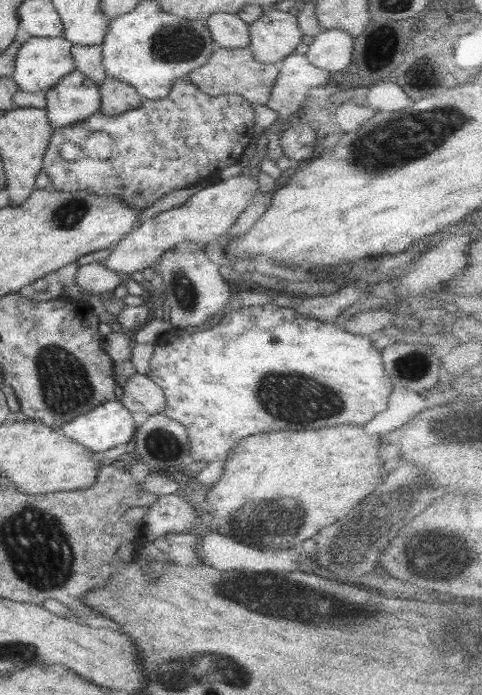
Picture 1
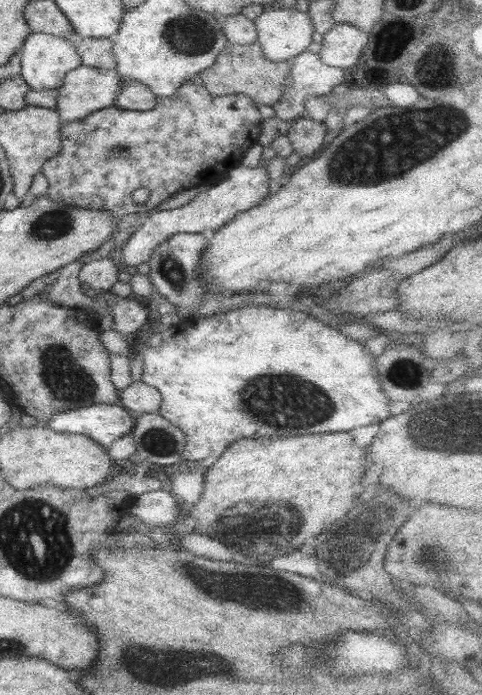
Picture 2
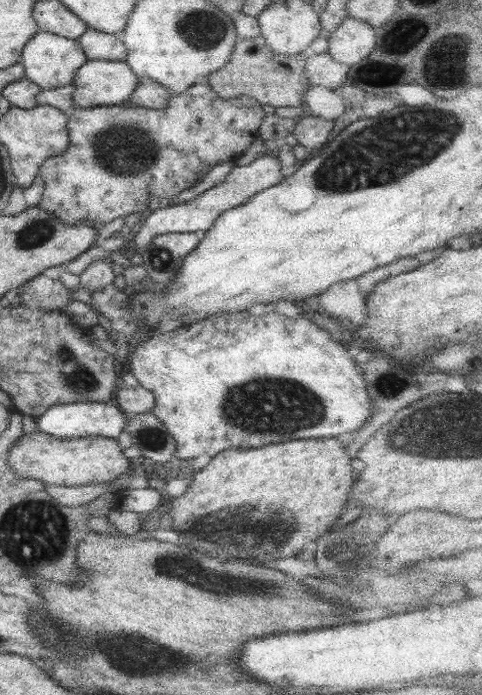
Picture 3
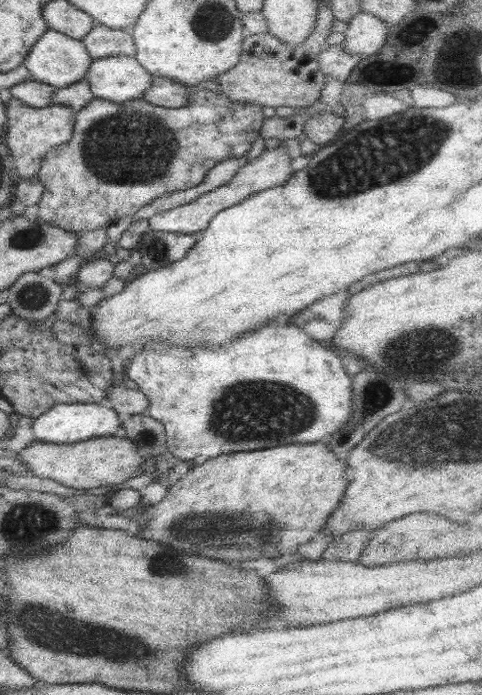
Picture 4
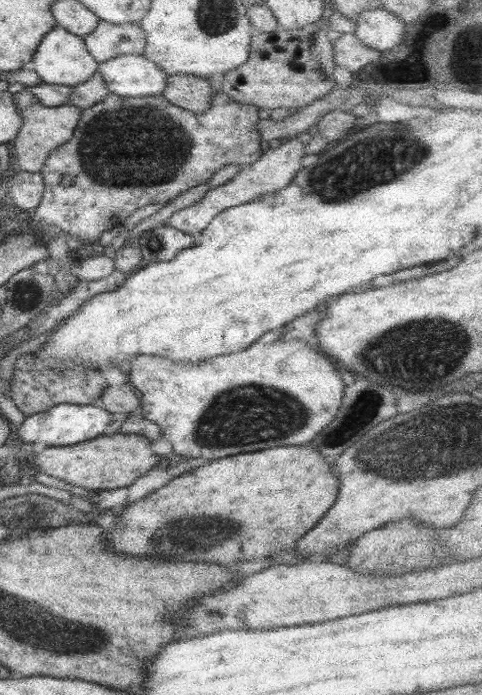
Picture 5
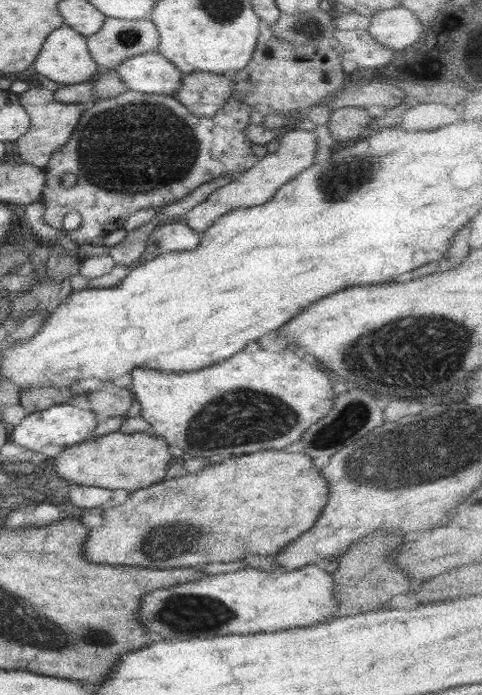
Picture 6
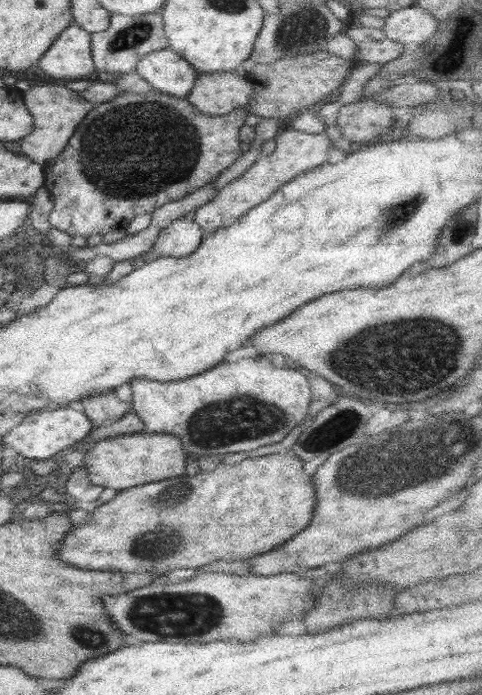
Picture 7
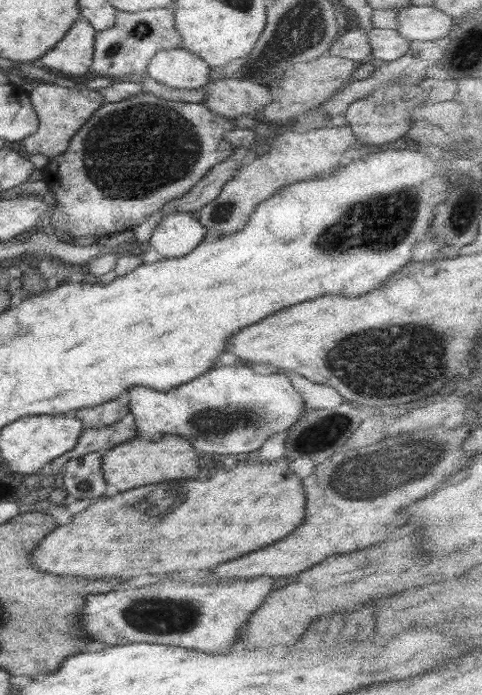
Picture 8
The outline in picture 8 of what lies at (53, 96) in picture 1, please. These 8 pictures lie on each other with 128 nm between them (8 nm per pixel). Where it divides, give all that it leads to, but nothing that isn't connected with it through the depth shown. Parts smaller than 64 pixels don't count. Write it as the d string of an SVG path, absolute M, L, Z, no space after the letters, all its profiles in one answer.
M184 48L158 51L150 59L147 72L160 84L190 91L208 85L212 68L202 58Z

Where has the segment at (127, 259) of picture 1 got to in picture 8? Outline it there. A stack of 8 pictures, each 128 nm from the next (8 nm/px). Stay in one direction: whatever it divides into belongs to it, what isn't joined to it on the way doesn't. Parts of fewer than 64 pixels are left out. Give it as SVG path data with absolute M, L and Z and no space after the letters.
M329 125L310 130L294 129L275 136L270 143L269 151L242 165L237 173L224 184L223 191L199 209L195 216L200 224L207 228L207 234L212 237L238 232L248 224L256 205L263 200L268 200L282 187L303 180L318 180L334 174L334 171L341 166L342 154L346 150L355 148L355 142L359 145L348 125L332 126L332 128Z

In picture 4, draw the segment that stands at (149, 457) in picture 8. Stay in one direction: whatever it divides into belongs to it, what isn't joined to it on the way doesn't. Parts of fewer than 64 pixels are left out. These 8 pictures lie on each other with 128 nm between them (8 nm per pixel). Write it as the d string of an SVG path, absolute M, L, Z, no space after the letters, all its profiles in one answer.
M114 435L94 437L77 443L54 444L38 441L15 456L24 461L33 475L57 480L60 484L74 489L118 486L137 475L138 468L145 462L137 444L126 436L120 438Z

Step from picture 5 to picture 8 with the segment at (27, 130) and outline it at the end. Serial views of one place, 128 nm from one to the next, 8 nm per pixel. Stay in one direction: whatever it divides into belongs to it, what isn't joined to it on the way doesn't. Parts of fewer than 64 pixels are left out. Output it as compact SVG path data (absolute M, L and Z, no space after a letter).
M38 84L28 87L28 96L38 115L39 127L33 135L21 141L30 156L44 154L49 159L62 154L77 130L105 103L97 90L87 89L85 86L62 88L54 84Z

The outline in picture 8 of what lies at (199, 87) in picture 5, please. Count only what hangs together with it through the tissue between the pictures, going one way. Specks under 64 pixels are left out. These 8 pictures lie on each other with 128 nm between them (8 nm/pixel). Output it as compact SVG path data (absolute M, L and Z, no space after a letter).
M219 78L208 82L204 106L217 115L230 119L252 116L273 101L268 86L242 78Z

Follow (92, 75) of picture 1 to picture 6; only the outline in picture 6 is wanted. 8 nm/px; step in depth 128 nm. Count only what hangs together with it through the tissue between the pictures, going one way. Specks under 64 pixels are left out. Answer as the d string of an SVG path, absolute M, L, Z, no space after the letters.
M105 17L102 28L98 33L88 36L87 48L94 62L103 71L114 70L123 61L134 56L152 53L158 49L158 32L150 19L118 20Z

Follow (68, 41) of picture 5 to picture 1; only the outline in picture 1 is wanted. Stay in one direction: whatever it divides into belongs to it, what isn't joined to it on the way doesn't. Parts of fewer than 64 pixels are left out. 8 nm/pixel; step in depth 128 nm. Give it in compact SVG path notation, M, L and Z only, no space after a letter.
M31 38L24 42L18 50L14 73L12 78L19 90L28 93L46 92L65 75L75 71L74 60L72 60L71 49L73 45L66 42L64 38Z

